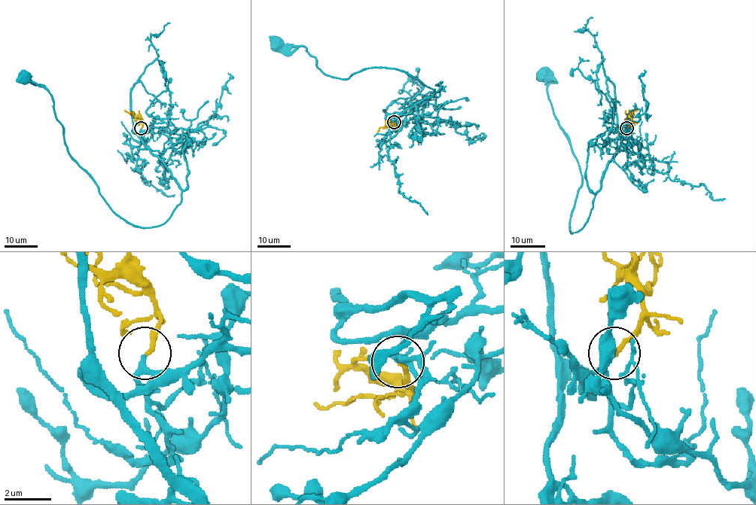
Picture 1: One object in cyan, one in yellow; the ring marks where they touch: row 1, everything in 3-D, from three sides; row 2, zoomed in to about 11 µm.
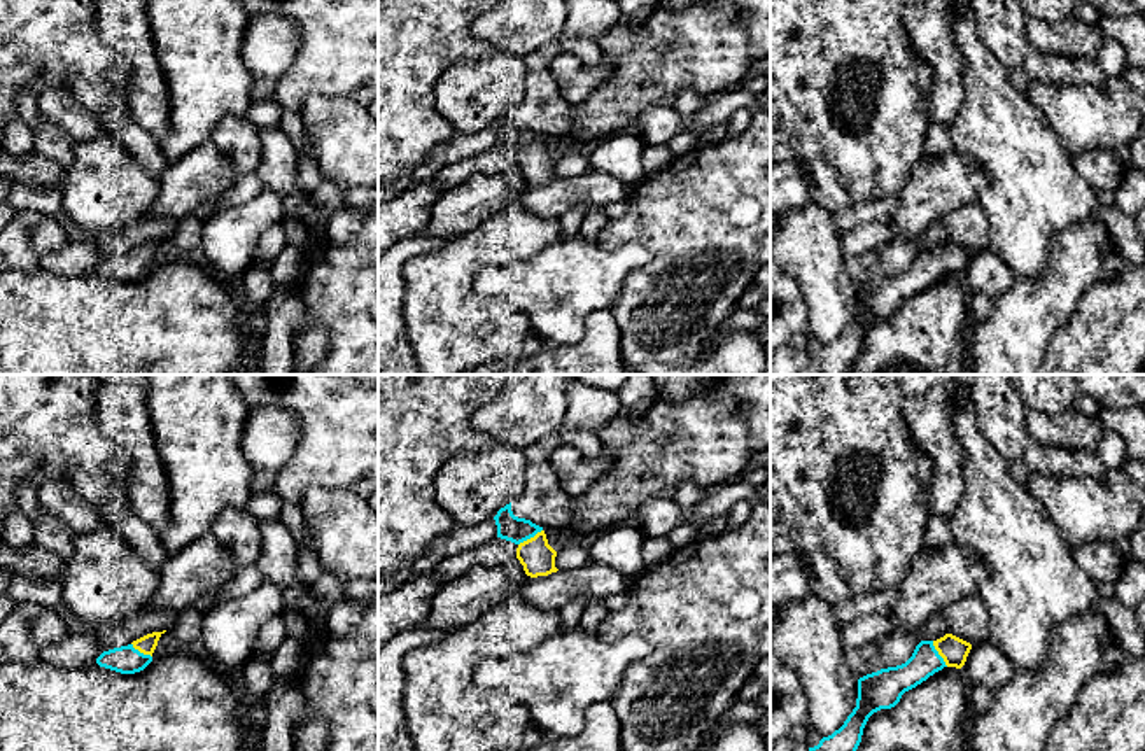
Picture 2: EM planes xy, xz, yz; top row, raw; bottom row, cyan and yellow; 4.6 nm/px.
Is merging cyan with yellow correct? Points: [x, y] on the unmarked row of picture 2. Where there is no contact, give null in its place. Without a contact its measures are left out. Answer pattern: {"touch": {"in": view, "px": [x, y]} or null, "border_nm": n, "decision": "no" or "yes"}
{"touch": {"in": "yz", "px": [937, 261]}, "border_nm": 140, "decision": "yes"}

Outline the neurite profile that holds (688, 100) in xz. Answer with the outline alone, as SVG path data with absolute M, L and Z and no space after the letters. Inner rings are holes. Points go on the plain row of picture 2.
M693 89L681 91L674 100L672 105L678 110L683 110L685 114L695 114L700 107L704 107L707 98Z

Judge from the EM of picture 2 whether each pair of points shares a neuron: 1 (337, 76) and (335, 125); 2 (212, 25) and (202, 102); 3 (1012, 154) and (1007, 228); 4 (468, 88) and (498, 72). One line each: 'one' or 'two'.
1: two
2: one
3: one
4: one

